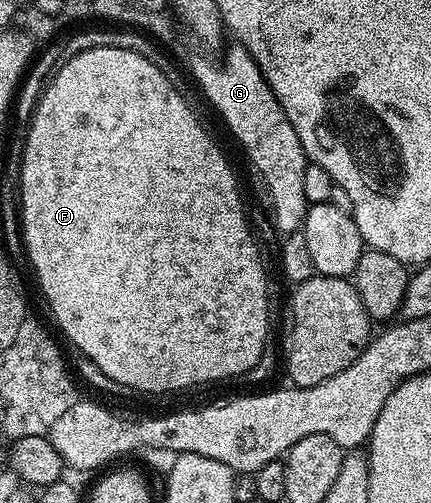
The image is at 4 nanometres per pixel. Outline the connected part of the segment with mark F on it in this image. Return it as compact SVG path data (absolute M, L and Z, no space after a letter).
M99 47L98 49L86 49L66 65L58 68L55 75L47 80L44 96L32 115L32 124L28 127L28 140L24 143L24 160L20 163L20 207L24 210L24 247L28 250L28 259L36 270L36 279L40 282L40 291L52 310L58 326L64 330L64 335L105 375L124 387L133 387L136 391L180 391L183 387L192 387L195 383L212 383L215 379L232 379L244 376L250 368L262 357L265 347L269 346L268 339L268 275L264 272L264 259L260 256L260 247L252 236L252 227L248 224L248 215L244 212L244 203L240 200L240 183L224 156L224 151L212 140L212 135L200 124L198 116L192 112L192 107L180 96L178 88L172 84L173 80L165 75L158 65L146 61L138 53L130 53L130 49L118 49L117 47Z

